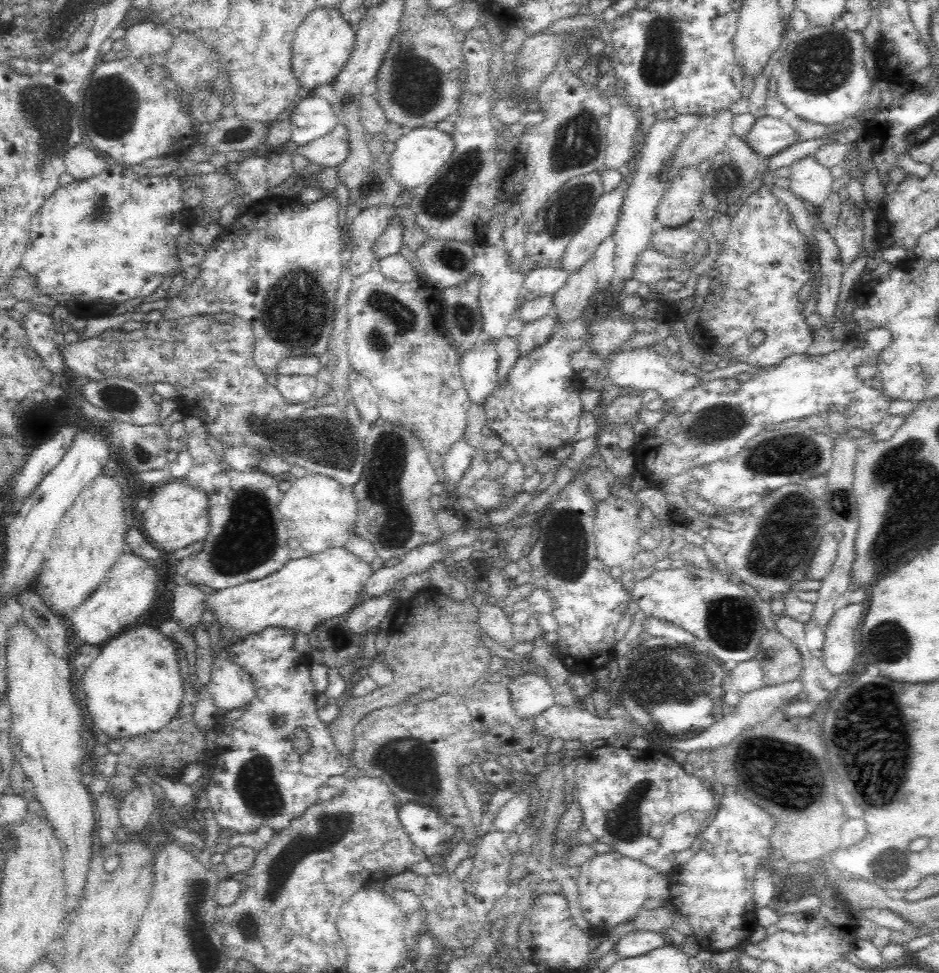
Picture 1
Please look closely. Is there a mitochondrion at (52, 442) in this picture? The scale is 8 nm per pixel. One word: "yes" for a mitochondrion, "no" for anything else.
no

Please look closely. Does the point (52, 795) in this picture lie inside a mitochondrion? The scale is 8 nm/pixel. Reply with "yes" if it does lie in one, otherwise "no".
no

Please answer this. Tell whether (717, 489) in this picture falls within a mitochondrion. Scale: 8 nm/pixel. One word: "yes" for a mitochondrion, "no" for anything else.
no

